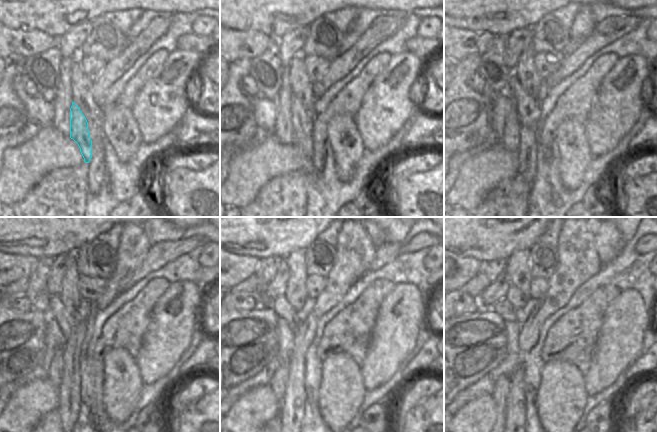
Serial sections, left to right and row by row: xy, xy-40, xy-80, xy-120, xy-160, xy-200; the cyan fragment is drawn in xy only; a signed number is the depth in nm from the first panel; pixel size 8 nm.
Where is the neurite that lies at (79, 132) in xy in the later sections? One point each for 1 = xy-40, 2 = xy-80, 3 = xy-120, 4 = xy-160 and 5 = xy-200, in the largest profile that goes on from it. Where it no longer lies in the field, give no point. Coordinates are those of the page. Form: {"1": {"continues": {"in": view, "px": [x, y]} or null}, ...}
{"1": {"continues": {"in": "xy-40", "px": [302, 120]}}, "2": {"continues": {"in": "xy-80", "px": [527, 108]}}, "3": {"continues": {"in": "xy-120", "px": [68, 324]}}, "4": {"continues": {"in": "xy-160", "px": [283, 309]}}, "5": {"continues": {"in": "xy-200", "px": [504, 308]}}}

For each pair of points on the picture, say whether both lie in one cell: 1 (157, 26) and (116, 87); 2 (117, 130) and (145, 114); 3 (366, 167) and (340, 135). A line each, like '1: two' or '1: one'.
1: two
2: two
3: two

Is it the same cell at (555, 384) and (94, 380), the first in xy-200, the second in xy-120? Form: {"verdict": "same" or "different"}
{"verdict": "different"}

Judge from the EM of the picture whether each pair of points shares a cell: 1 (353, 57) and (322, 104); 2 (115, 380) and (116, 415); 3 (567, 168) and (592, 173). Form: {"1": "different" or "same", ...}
{"1": "different", "2": "same", "3": "different"}

